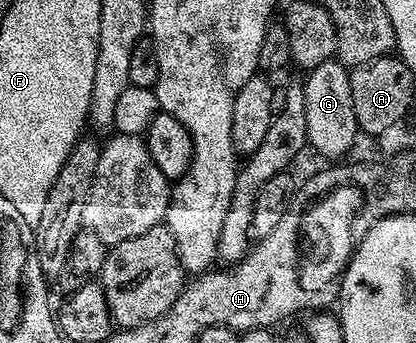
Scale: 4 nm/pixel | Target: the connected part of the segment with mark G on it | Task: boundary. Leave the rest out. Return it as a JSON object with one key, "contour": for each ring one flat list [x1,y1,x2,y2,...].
{"contour":[[336,59,324,61,311,69,303,81,306,104,309,145,327,161,339,161,347,154,359,135,355,119,354,103,351,102,350,72]]}

